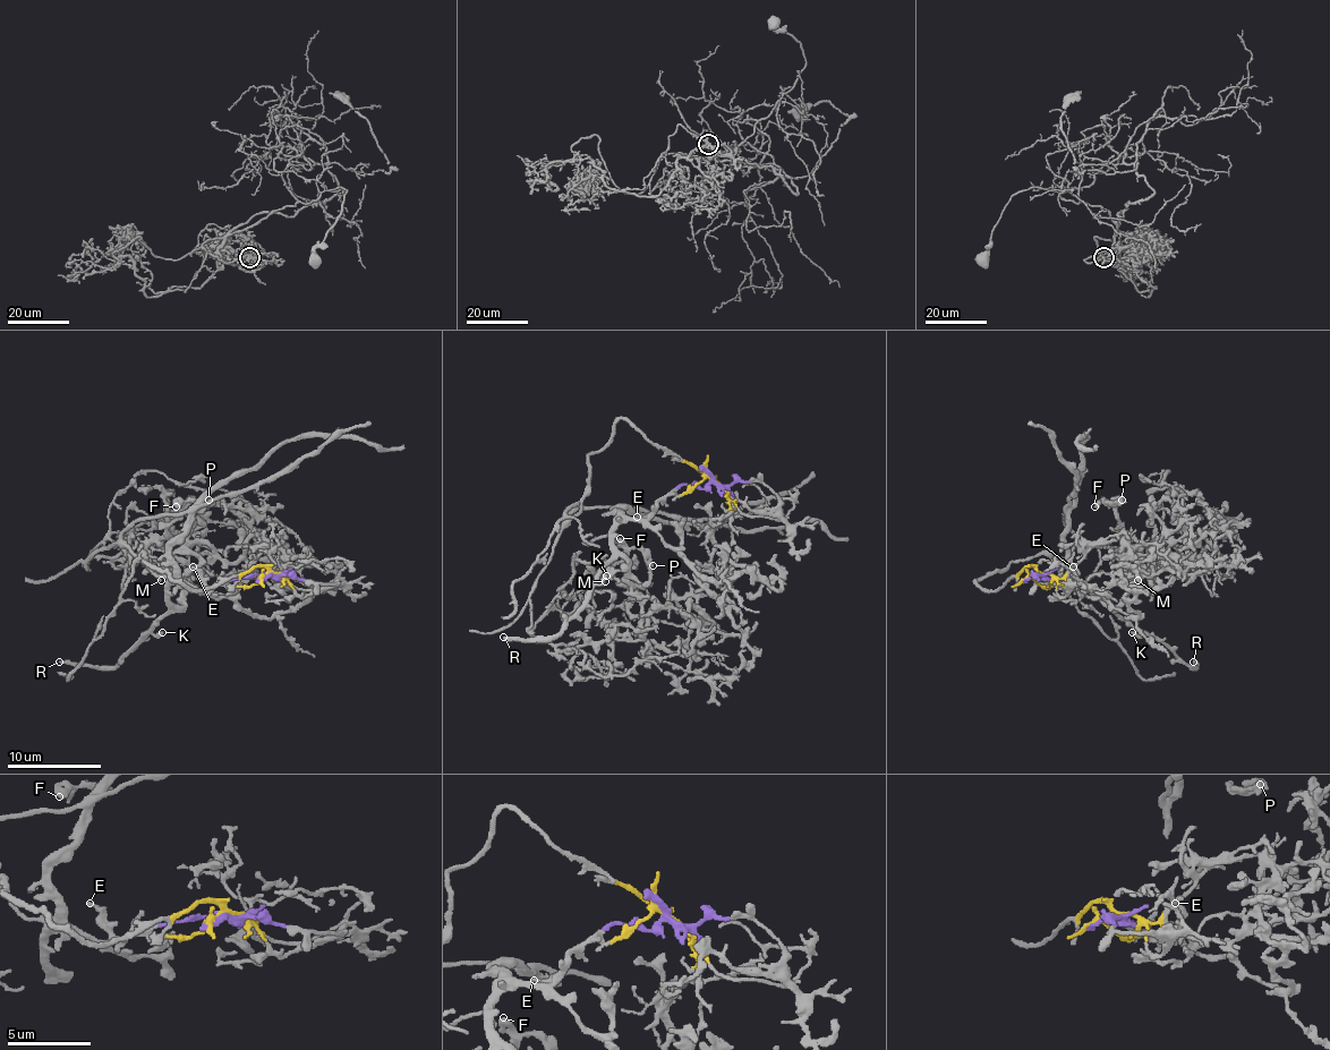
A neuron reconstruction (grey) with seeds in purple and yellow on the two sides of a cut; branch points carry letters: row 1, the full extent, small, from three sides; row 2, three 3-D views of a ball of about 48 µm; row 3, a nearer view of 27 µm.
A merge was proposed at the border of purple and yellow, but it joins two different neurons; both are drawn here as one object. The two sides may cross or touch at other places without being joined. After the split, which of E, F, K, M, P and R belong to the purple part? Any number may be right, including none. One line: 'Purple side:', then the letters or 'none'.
Purple side: E, F, K, M, P, R

